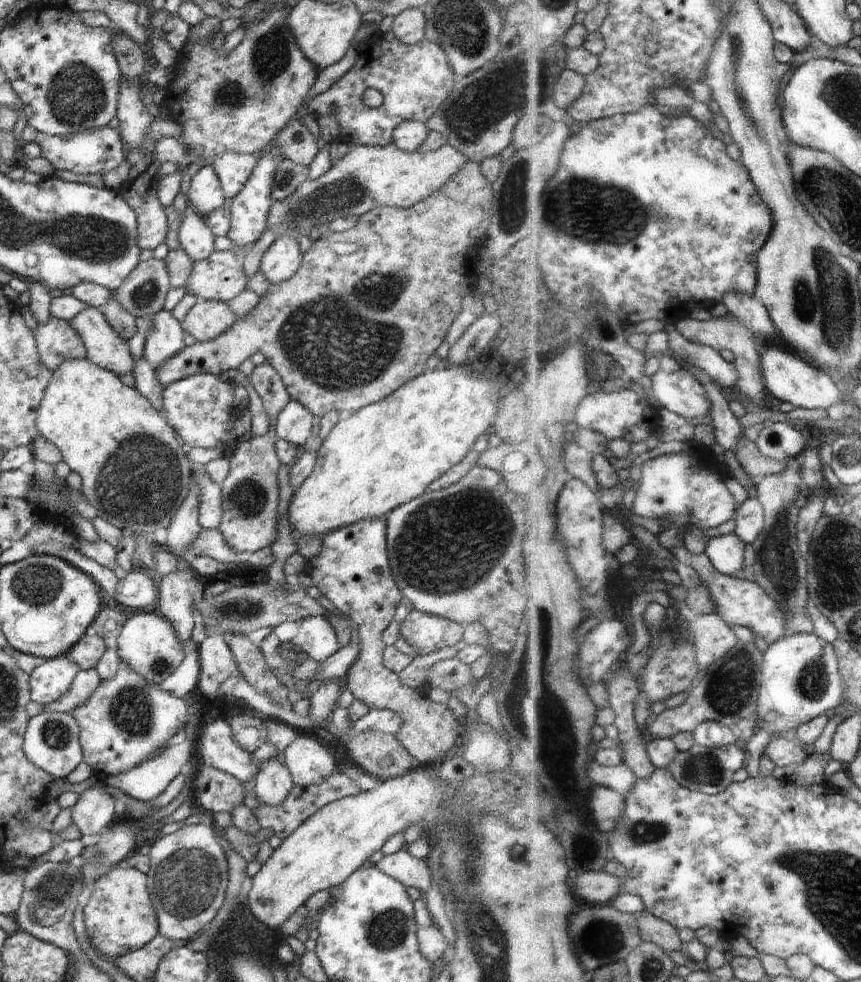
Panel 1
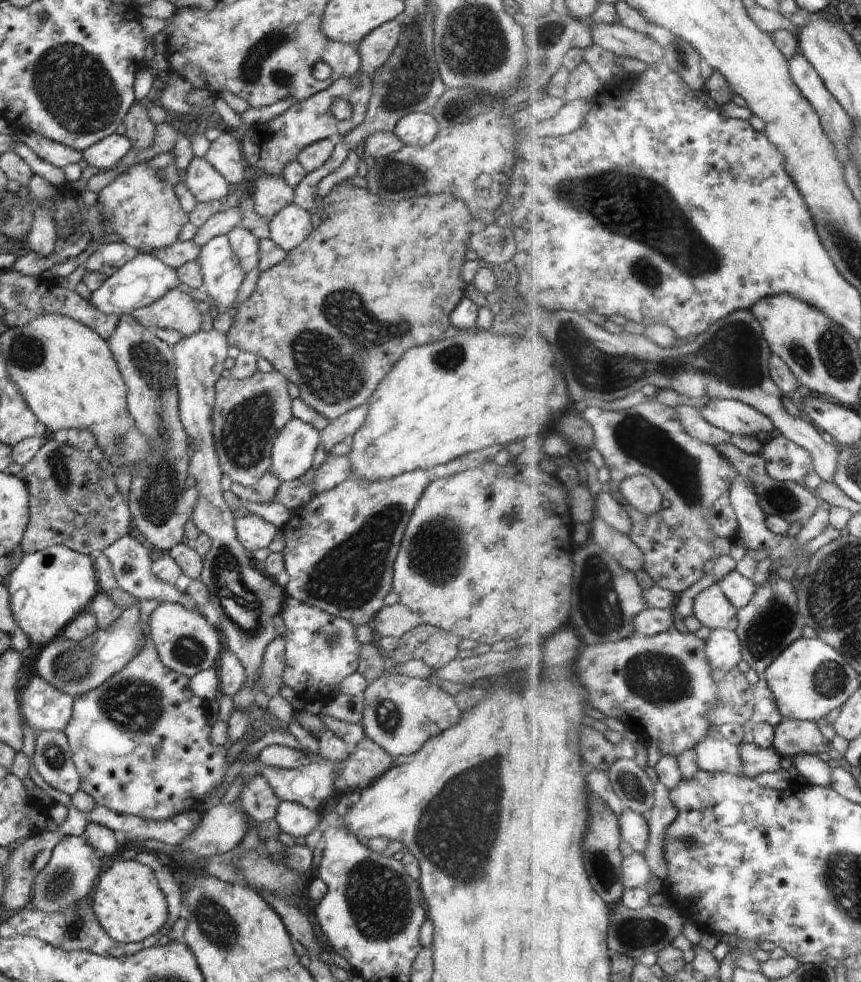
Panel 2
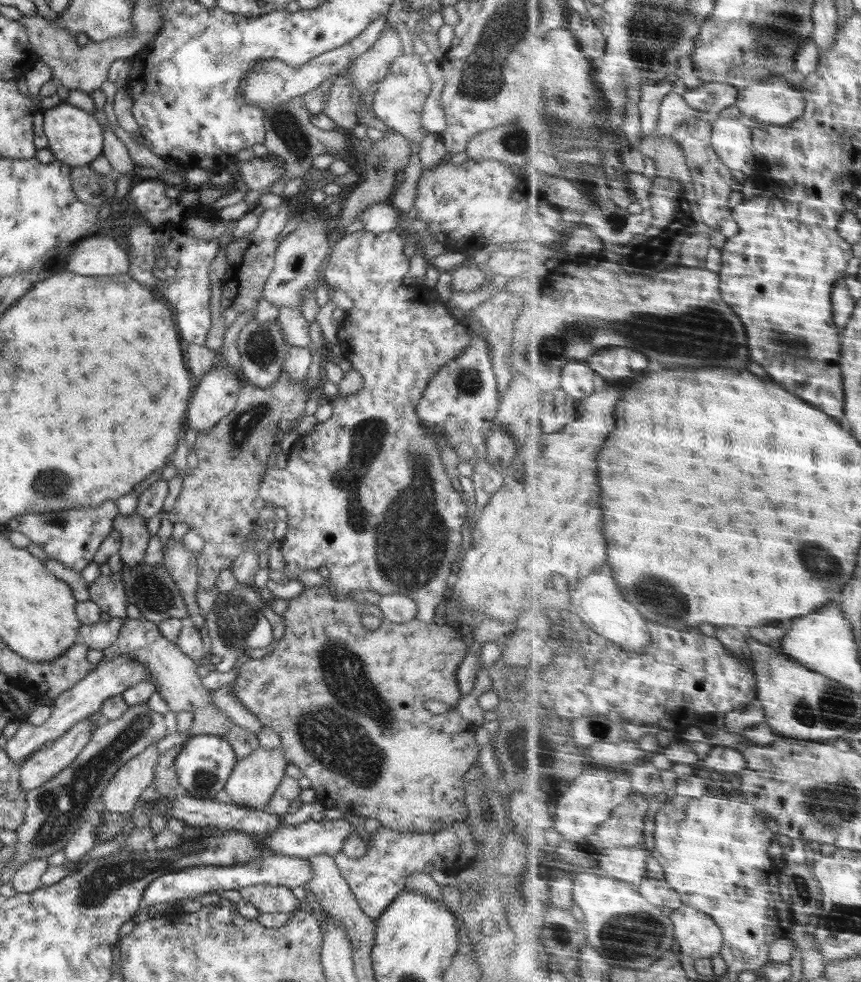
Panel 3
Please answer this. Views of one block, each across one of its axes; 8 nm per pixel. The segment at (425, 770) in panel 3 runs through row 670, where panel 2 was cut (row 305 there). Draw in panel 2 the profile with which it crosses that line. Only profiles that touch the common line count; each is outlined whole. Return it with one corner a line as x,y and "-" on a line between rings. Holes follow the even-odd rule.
342,182
334,185
331,192
319,200
319,205
326,218
322,219
321,224
308,235
308,238
291,250
281,263
259,274
256,288
250,298
241,302
233,311
233,323
226,336
229,347
236,346
238,350
255,354
257,358
266,358
274,370
298,386
300,399
323,417
333,420
366,403
382,379
407,350
440,341
442,334
448,330
448,326
451,325
450,313
464,297
464,288
467,286
460,275
460,268
466,261
464,255
470,249
469,240
473,232
471,225
474,218
467,204
452,193
430,193
399,201
387,201
366,188
354,188

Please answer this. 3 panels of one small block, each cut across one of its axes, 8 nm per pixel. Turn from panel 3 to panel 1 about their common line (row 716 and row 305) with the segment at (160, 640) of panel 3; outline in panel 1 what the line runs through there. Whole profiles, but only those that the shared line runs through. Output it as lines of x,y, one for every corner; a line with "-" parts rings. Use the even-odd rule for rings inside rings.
206,300
199,301
188,311
181,325
197,342
210,342
224,334
234,324
234,320
237,320
237,316
230,312
226,304

